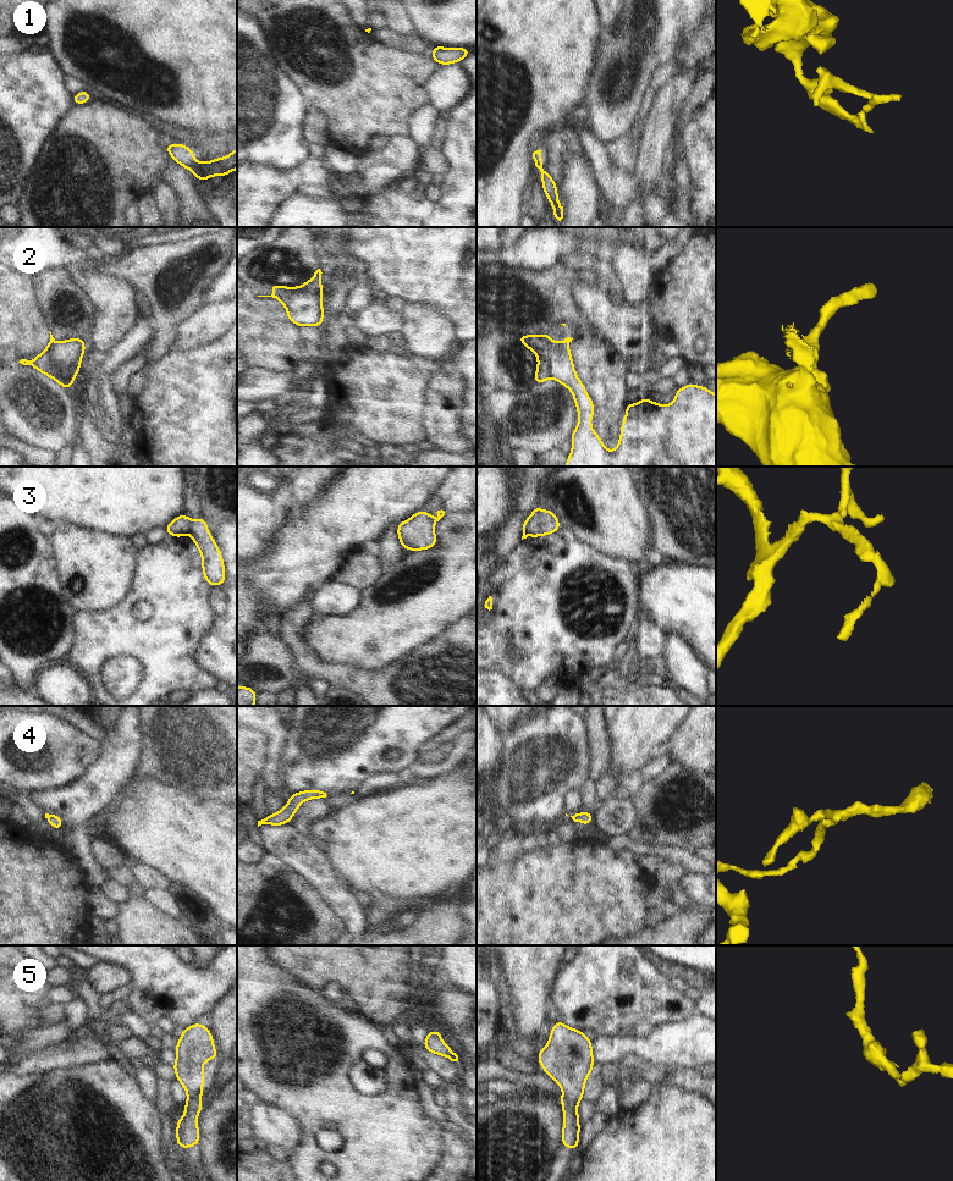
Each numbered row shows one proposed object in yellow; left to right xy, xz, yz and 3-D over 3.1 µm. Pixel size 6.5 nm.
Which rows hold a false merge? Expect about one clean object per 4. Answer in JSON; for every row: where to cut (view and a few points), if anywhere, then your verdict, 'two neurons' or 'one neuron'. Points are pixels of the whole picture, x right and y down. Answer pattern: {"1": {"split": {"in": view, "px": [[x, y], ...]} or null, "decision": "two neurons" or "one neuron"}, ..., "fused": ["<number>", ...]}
{"1": {"split": {"in": "xy", "px": [[197, 161], [192, 170]]}, "decision": "two neurons"}, "2": {"split": {"in": "yz", "px": [[569, 337], [565, 346], [549, 349], [552, 377]]}, "decision": "two neurons"}, "3": {"split": {"in": "xy", "px": [[189, 519], [191, 525]]}, "decision": "two neurons"}, "4": {"split": null, "decision": "one neuron"}, "5": {"split": null, "decision": "one neuron"}, "fused": ["1", "2", "3"]}

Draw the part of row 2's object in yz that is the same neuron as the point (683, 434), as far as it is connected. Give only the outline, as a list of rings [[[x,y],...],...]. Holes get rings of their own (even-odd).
[[[569,343],[550,347],[550,374],[567,387],[574,399],[578,425],[572,431],[572,451],[564,467],[716,467],[716,394],[706,386],[693,382],[678,388],[674,401],[666,405],[643,397],[639,403],[627,403],[621,418],[621,435],[615,451],[605,447],[591,426],[595,404],[577,375]]]

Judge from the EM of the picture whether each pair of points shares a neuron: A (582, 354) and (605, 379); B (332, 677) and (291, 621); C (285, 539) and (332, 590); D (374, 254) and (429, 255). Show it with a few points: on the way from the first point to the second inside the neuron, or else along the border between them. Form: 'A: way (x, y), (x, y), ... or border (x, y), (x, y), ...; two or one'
A: way (588, 360), (600, 373); one
B: way (317, 667), (297, 647), (292, 636); one
C: border (336, 579), (321, 584), (310, 597); two
D: way (387, 254), (416, 254); one

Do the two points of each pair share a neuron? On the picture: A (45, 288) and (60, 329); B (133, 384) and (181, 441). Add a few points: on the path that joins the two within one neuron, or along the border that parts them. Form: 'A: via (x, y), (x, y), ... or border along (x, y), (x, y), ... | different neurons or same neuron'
A: via (51, 298), (53, 319) | same neuron
B: border along (143, 369), (144, 386), (133, 399) | different neurons

